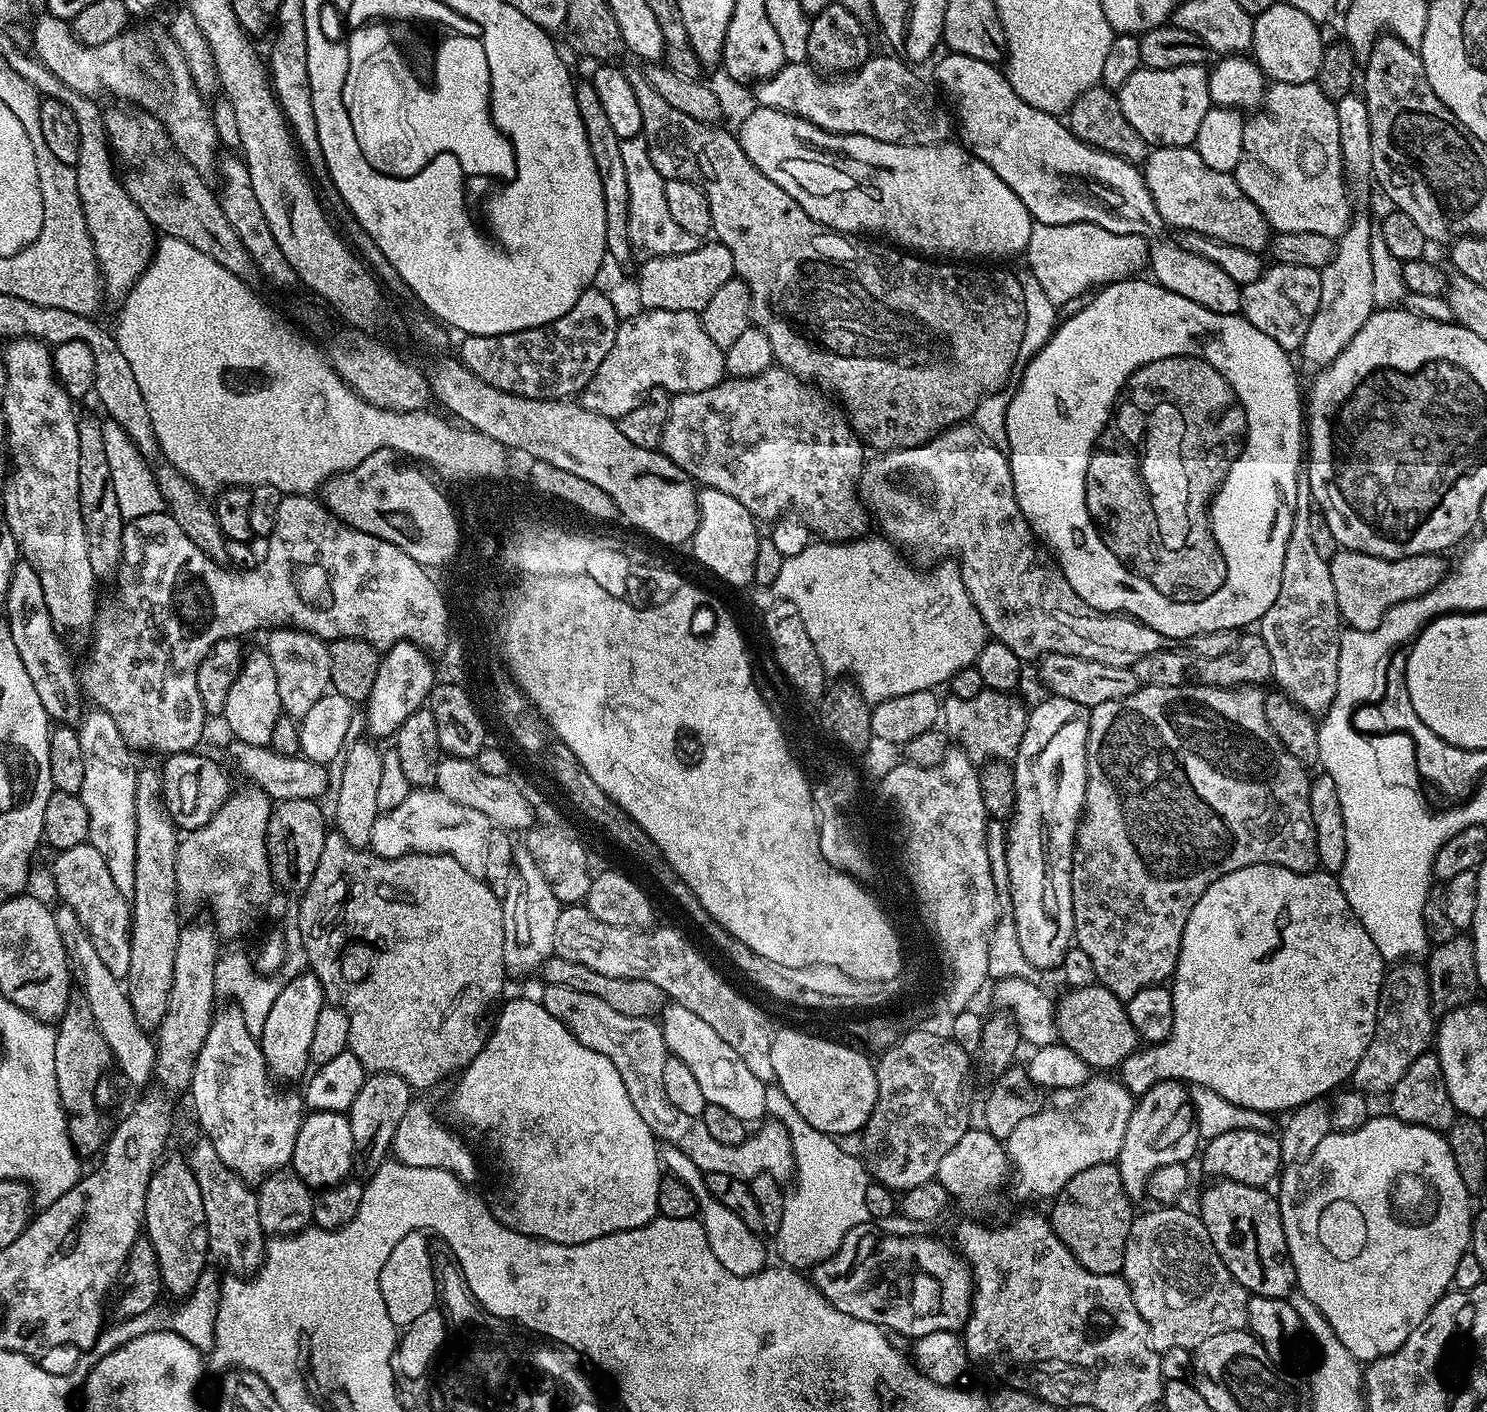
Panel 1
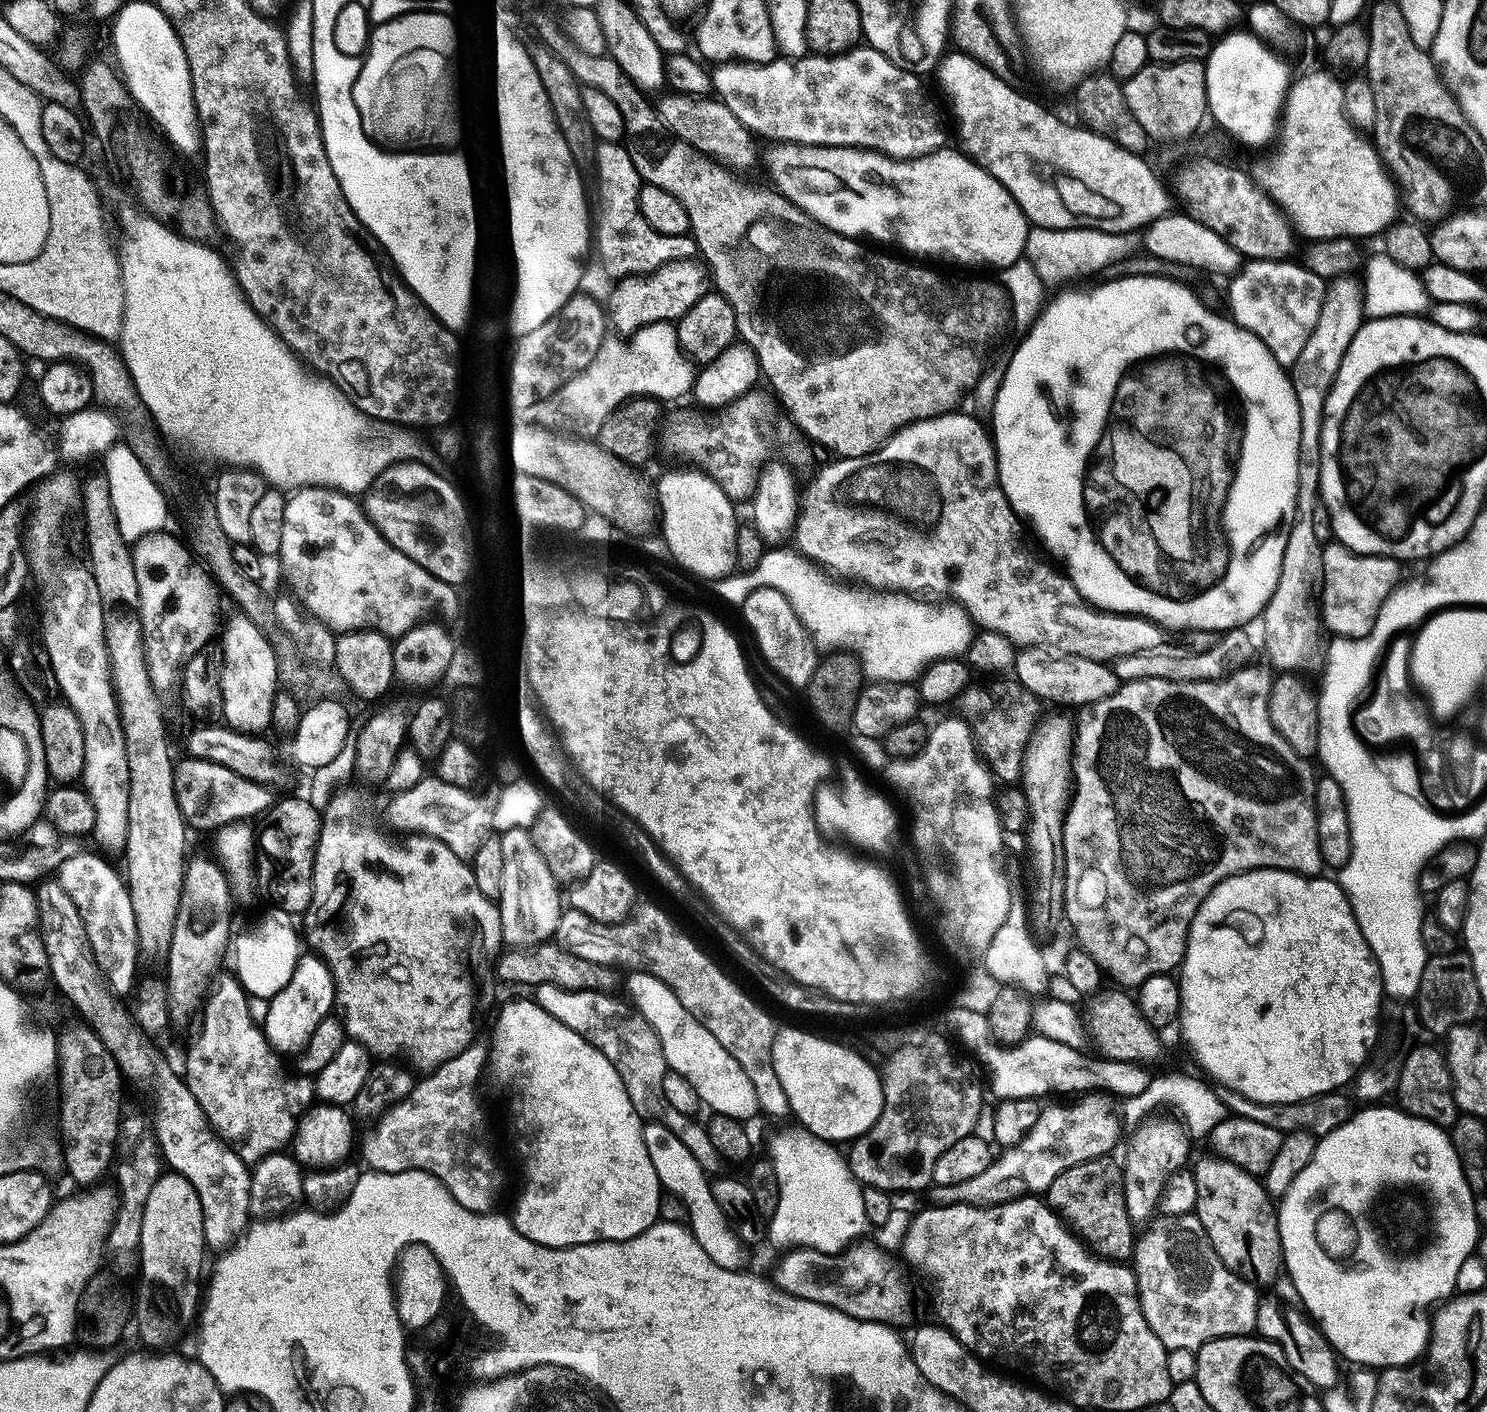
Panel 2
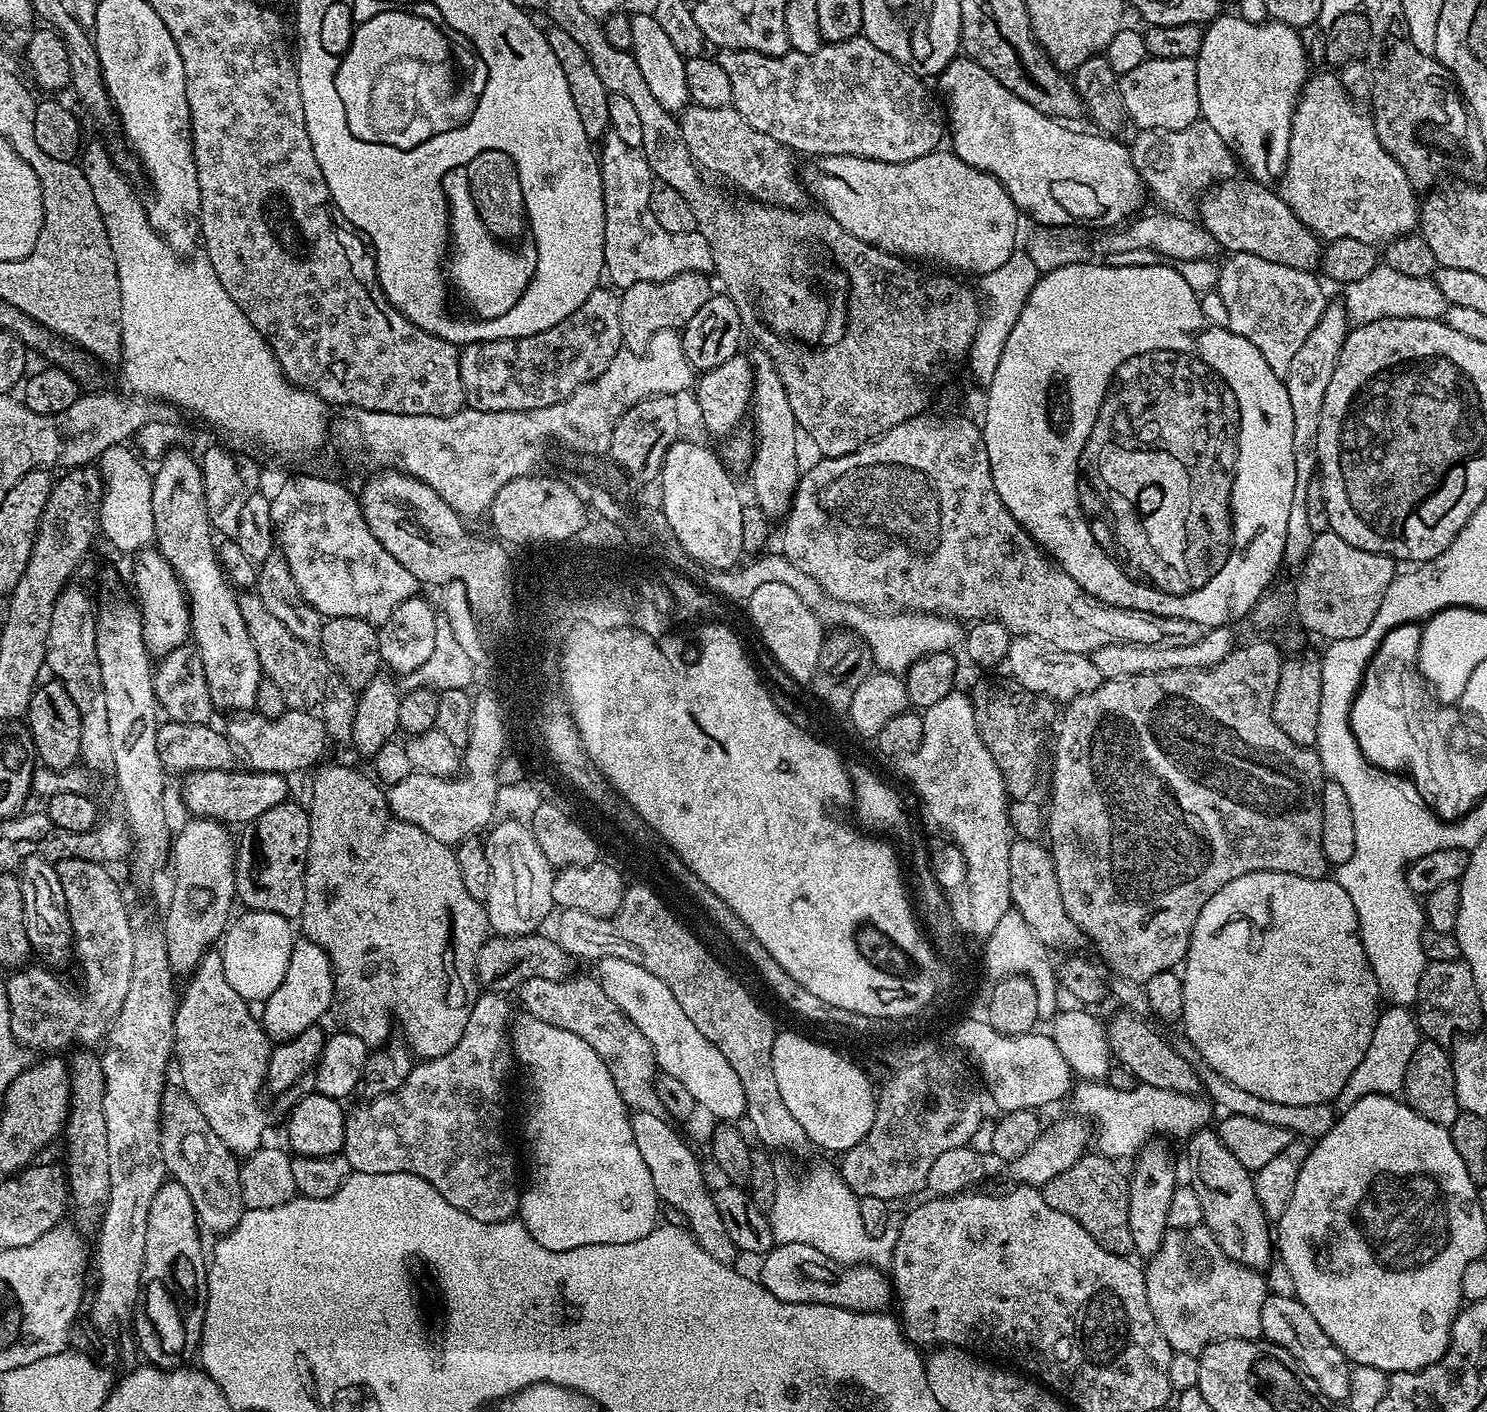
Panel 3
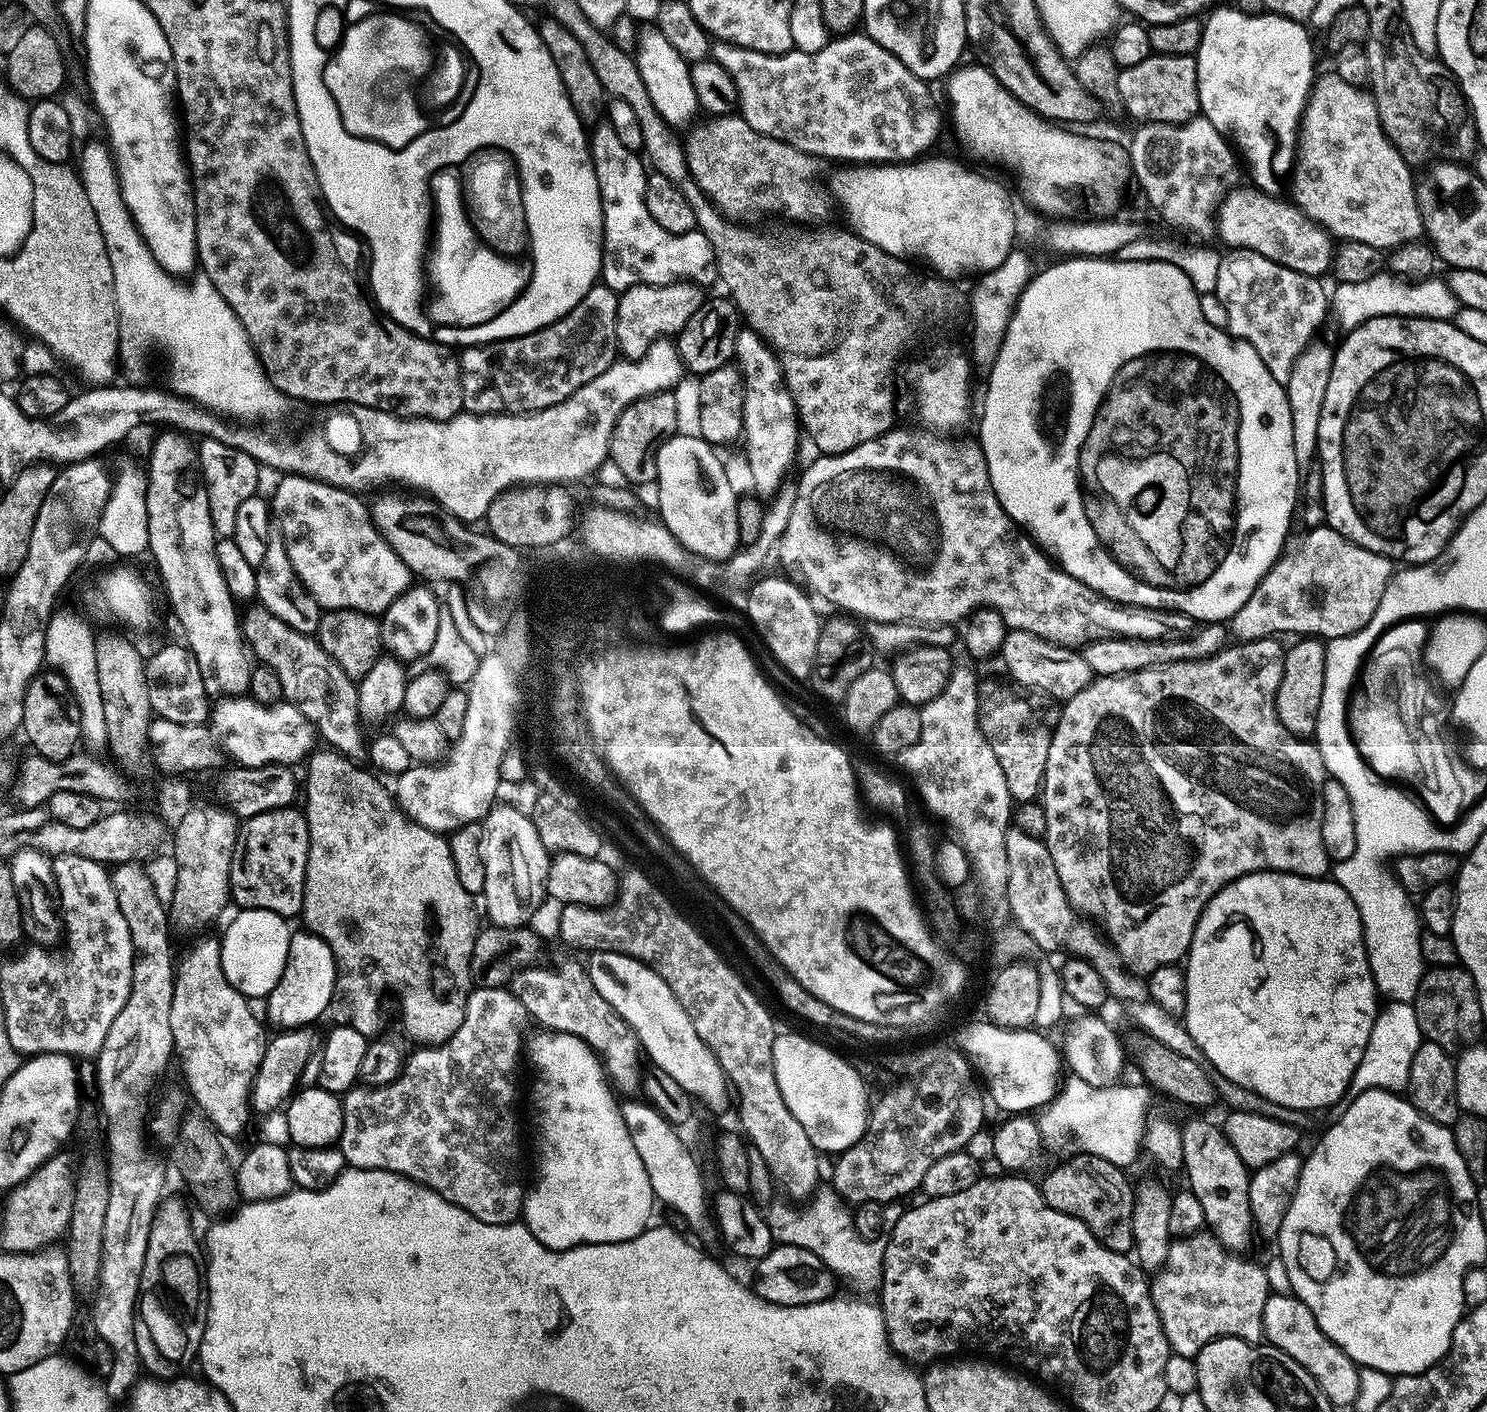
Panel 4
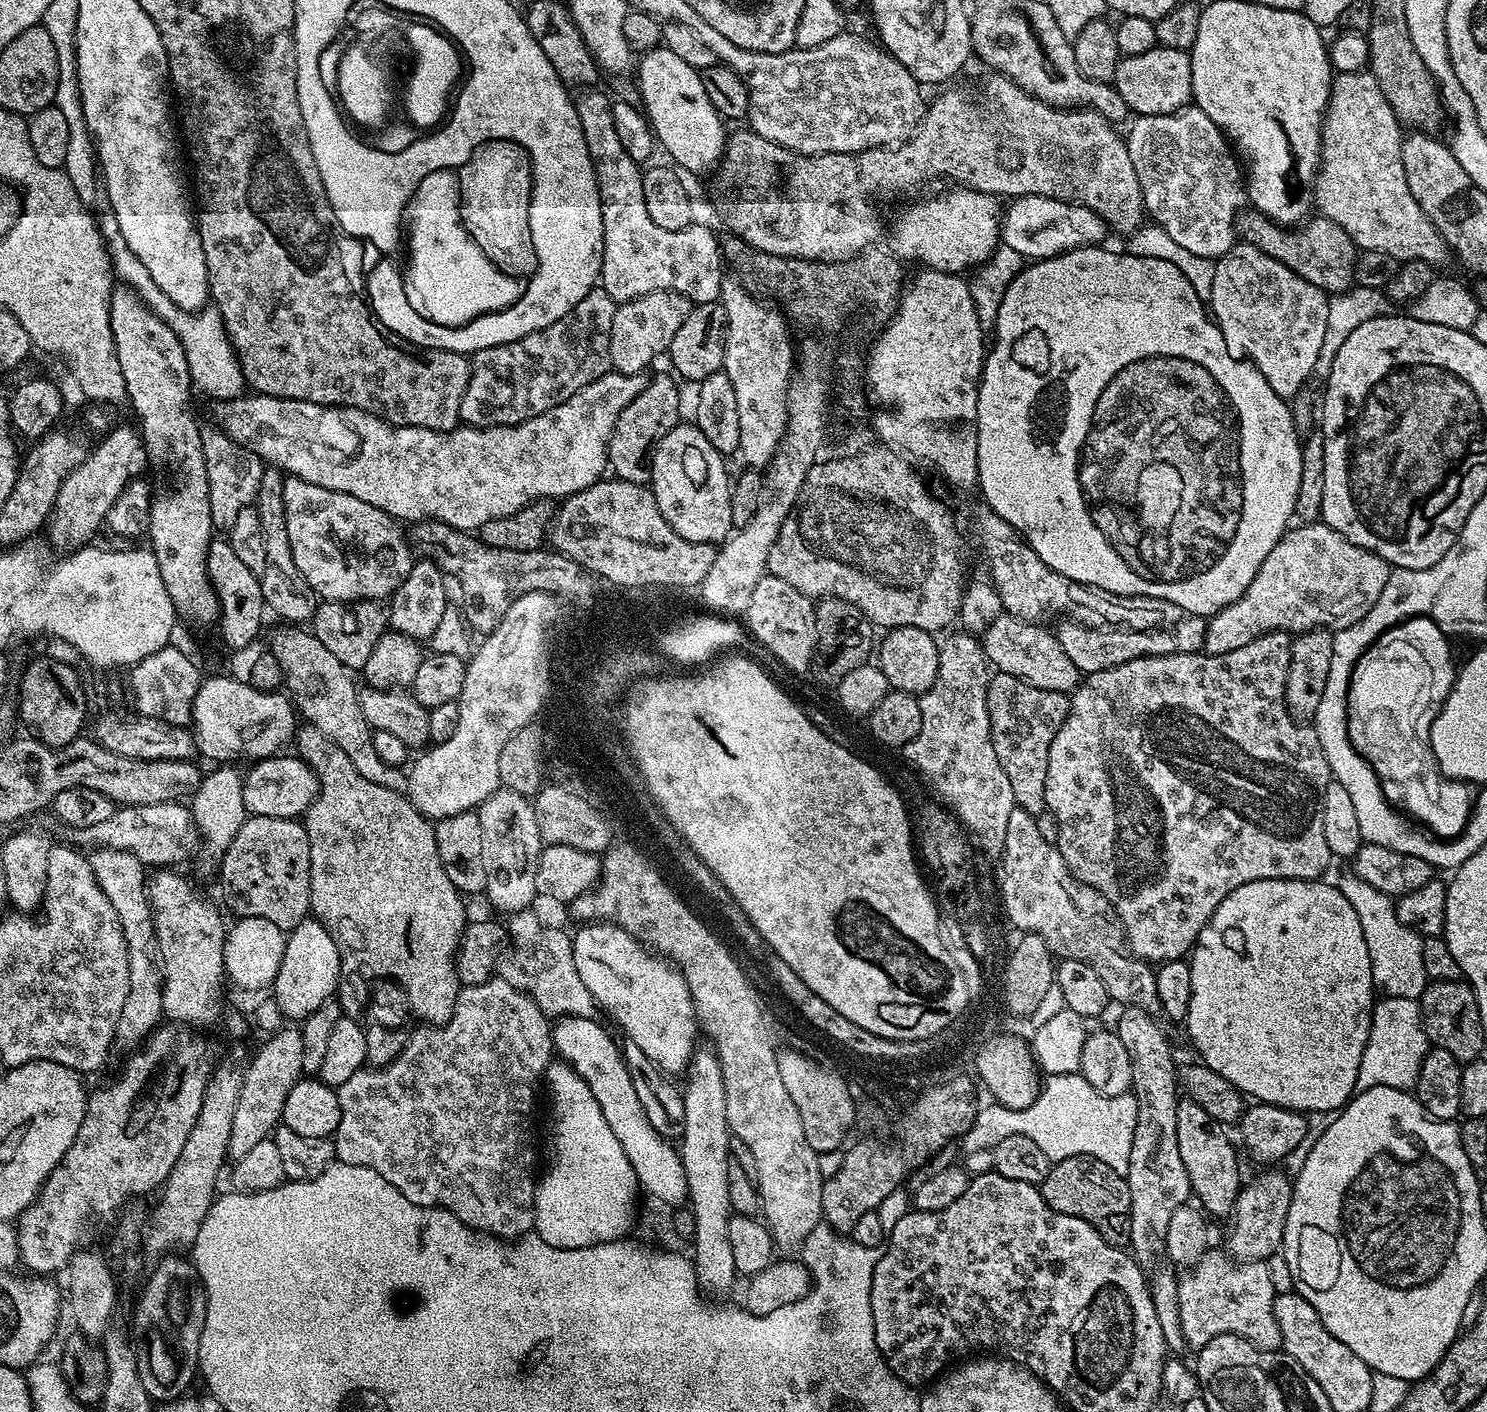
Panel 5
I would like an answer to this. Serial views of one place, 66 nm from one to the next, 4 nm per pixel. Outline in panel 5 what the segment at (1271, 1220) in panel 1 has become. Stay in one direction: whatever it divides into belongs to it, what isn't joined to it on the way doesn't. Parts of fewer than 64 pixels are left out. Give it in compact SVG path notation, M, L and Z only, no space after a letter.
M1180 1098L1177 1102L1178 1148L1181 1150L1182 1166L1190 1178L1192 1196L1209 1217L1231 1217L1232 1207L1242 1187L1240 1164L1236 1161L1237 1145L1228 1137L1229 1129L1219 1124L1198 1102Z

